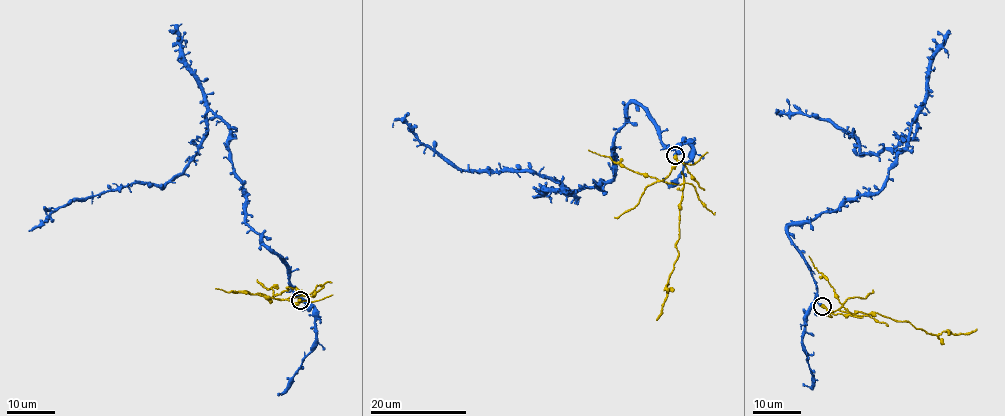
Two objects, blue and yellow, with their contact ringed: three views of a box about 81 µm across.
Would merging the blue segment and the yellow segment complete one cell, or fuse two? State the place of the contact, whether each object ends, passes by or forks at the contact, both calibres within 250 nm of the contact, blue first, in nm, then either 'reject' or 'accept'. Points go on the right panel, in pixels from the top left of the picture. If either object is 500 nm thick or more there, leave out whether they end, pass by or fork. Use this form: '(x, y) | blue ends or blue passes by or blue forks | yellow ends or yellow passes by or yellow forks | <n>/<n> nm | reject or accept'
(822, 306) | 440/500 nm | reject

